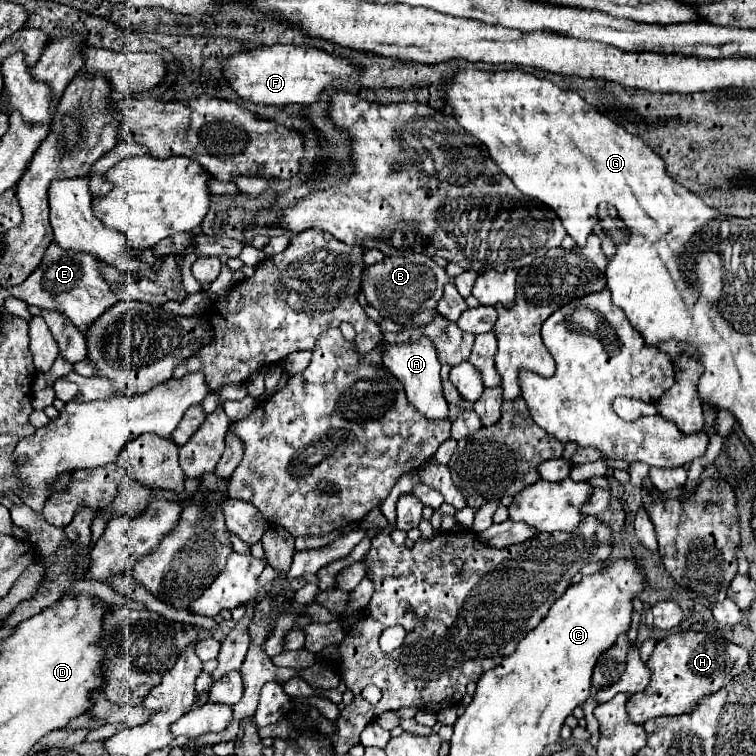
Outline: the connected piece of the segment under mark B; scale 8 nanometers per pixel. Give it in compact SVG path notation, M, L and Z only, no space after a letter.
M409 254L409 256L387 256L381 262L365 268L361 290L367 302L383 316L397 324L425 326L435 318L437 302L443 296L443 286L451 282L451 276L439 268L431 256Z

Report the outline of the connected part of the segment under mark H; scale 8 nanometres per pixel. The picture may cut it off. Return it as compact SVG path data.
M675 632L659 640L647 666L651 668L651 682L645 690L629 696L627 714L635 724L643 724L657 716L679 716L695 710L701 698L725 688L735 676L743 672L749 662L745 648L727 642L717 634L705 632Z

